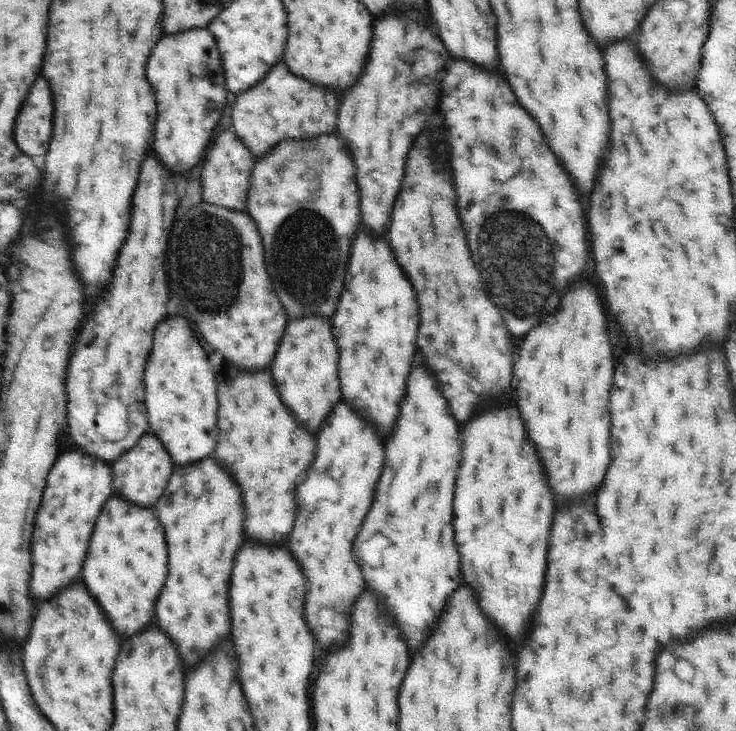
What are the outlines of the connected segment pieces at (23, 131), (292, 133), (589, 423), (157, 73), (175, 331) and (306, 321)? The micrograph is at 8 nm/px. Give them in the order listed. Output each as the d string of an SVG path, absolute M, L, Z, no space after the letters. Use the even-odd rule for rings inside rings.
M40 76L28 98L24 100L18 118L16 118L16 144L28 156L42 156L48 152L52 138L52 120L54 120L54 102L48 82Z
M278 62L274 68L270 68L262 82L252 85L246 92L236 95L236 104L232 106L232 127L236 128L236 134L244 141L250 152L256 159L263 157L272 146L276 146L282 140L288 138L310 138L316 134L332 134L336 130L336 114L340 110L340 100L336 94L324 86L310 84L304 78L298 78L288 70L284 62Z
M588 280L568 288L556 314L526 334L514 374L518 378L518 408L528 436L538 444L548 468L548 482L558 504L598 490L610 466L608 396L614 378L614 358L600 294Z
M207 28L164 34L152 50L146 78L158 100L154 150L160 154L160 162L170 170L188 172L196 162L200 162L202 154L206 156L206 144L214 138L214 126L222 116L228 94L224 70L220 66L222 60L216 40Z
M172 316L156 326L144 384L150 428L164 442L174 464L184 466L210 456L218 442L216 378L210 360L186 318Z
M306 316L290 320L272 362L274 380L280 384L282 400L292 408L294 416L310 430L316 432L324 418L332 412L334 404L342 398L338 382L338 346L332 336L332 324L322 316Z

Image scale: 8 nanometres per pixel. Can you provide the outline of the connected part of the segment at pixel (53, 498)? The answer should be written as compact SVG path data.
M68 450L58 456L52 472L48 474L48 488L42 496L32 538L30 592L34 598L50 600L60 588L78 580L98 514L110 498L113 484L113 468L105 460L84 454L82 450Z

